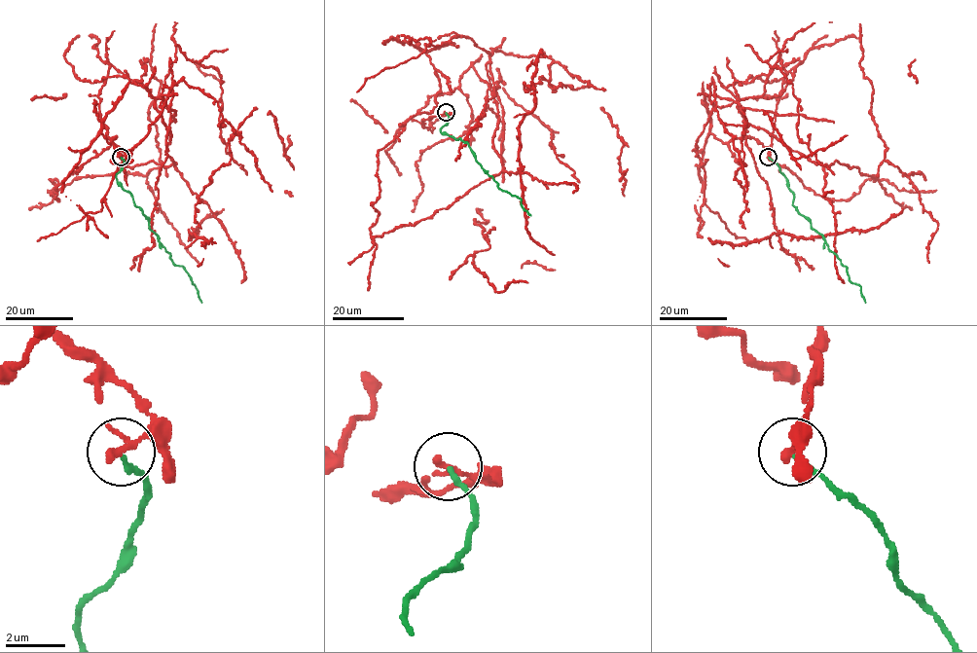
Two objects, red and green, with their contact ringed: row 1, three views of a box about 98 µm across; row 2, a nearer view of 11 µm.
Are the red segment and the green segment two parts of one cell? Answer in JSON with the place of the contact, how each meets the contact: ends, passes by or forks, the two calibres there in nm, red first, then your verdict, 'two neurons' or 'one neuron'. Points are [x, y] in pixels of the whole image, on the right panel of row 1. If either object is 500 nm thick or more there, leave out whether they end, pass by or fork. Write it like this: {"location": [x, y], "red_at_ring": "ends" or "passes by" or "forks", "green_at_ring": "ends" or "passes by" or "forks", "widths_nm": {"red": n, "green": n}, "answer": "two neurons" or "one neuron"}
{"location": [768, 157], "red_at_ring": "ends", "green_at_ring": "ends", "widths_nm": {"red": 280, "green": 190}, "answer": "two neurons"}

